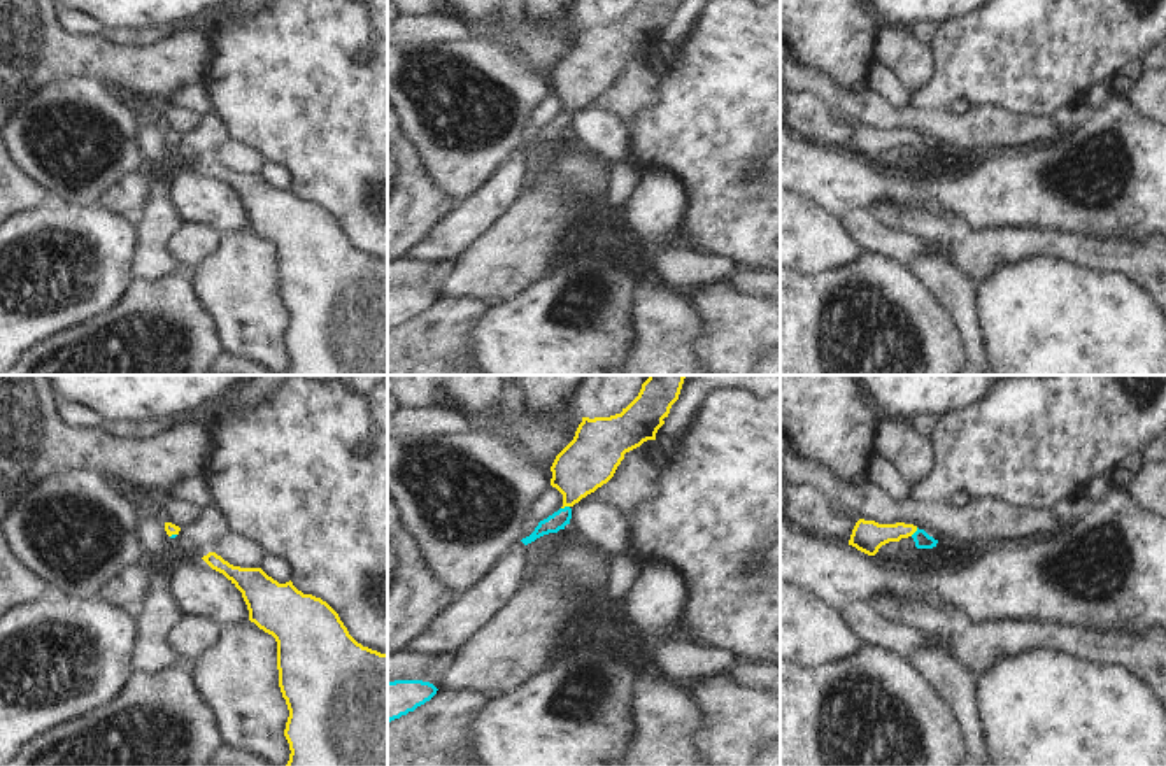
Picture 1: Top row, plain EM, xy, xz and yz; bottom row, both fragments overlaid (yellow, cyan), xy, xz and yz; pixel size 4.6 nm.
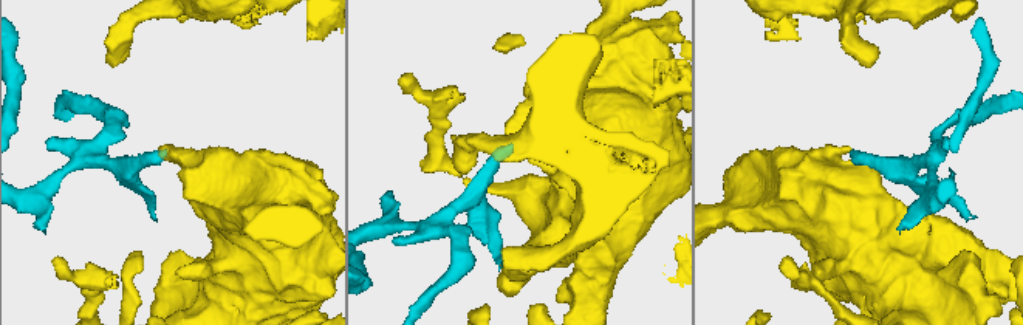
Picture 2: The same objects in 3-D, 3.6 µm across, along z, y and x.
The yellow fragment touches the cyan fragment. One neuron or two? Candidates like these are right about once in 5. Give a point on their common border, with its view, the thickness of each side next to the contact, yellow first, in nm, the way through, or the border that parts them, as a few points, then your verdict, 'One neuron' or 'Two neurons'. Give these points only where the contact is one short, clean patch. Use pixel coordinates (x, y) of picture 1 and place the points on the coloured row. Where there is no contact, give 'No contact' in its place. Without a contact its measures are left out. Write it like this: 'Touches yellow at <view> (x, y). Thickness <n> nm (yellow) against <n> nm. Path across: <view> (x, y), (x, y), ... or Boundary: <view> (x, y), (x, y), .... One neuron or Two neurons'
Touches yellow at xz (565, 505). Thickness 240 nm (yellow) against 80 nm. Path across: xz (591, 458), (575, 474), (565, 505), (561, 517). One neuron

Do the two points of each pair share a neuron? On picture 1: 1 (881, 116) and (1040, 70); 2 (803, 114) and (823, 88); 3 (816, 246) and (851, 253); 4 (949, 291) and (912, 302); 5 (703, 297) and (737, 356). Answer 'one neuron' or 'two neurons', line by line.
1: two neurons
2: two neurons
3: one neuron
4: two neurons
5: one neuron

